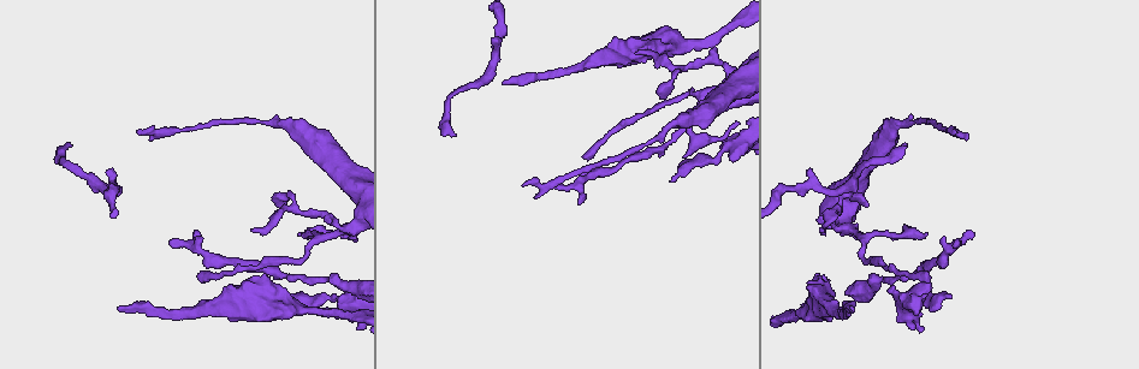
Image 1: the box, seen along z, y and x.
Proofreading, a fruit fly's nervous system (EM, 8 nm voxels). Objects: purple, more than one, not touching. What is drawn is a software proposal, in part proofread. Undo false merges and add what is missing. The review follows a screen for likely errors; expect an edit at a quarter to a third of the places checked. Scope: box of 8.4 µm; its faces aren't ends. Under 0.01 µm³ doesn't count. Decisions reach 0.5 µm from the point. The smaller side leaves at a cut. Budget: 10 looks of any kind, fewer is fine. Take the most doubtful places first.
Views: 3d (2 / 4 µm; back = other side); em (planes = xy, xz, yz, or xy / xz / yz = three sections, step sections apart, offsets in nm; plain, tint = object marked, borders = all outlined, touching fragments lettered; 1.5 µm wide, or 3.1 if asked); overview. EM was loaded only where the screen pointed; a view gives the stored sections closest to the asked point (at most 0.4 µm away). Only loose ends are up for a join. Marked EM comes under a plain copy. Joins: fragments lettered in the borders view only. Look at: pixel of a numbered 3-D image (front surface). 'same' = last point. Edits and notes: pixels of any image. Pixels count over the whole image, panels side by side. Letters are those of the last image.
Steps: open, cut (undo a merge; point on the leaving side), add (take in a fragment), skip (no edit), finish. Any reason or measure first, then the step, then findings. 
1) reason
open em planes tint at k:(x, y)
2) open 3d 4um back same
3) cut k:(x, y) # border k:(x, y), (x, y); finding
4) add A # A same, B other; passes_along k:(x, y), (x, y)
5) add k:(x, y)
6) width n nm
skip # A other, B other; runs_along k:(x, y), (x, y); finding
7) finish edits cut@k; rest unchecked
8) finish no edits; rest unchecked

thin end
open 3d 4um at 1:(853, 312)

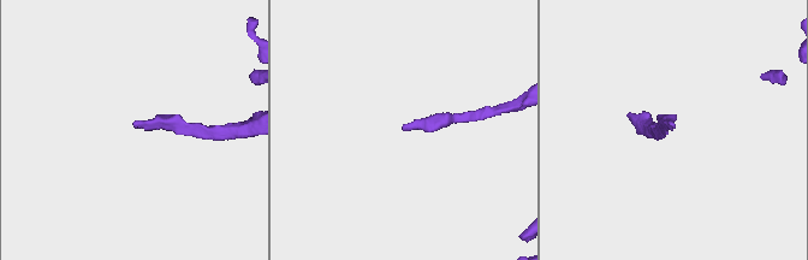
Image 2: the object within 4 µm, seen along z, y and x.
open em planes borders at 2:(133, 124)

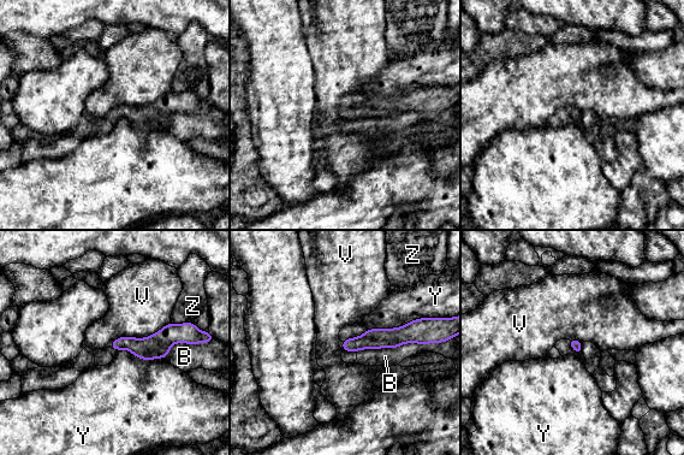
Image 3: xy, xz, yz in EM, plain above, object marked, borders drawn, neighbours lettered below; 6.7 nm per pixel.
skip # B other, V other, Y other, Z other; none of them fits

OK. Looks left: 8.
tapers out
open em planes tint at 1:(452, 135)

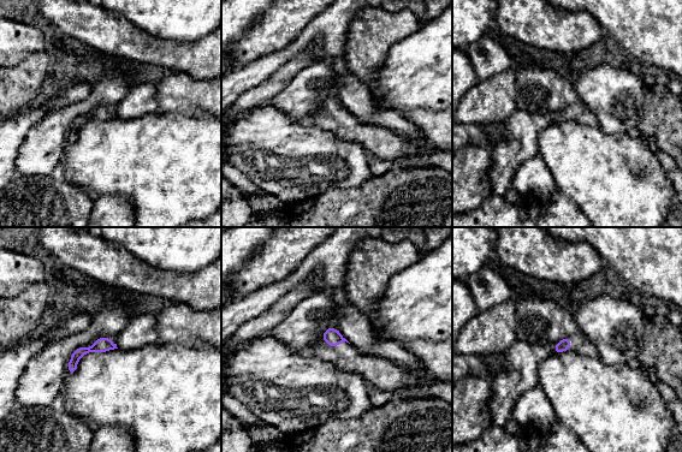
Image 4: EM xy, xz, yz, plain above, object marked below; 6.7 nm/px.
open em planes borders same

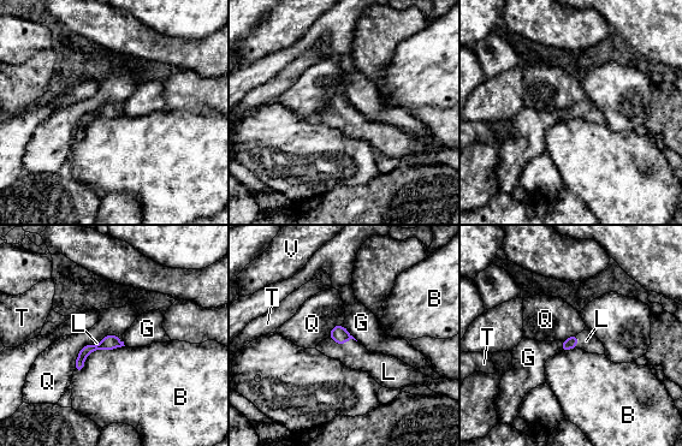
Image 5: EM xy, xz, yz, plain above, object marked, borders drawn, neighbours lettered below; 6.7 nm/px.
width 80 nm
add L # B other, G other, L same, Q other, T other, V other; it goes on there

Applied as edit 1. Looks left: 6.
thin end
open em planes borders at 1:(866, 205)

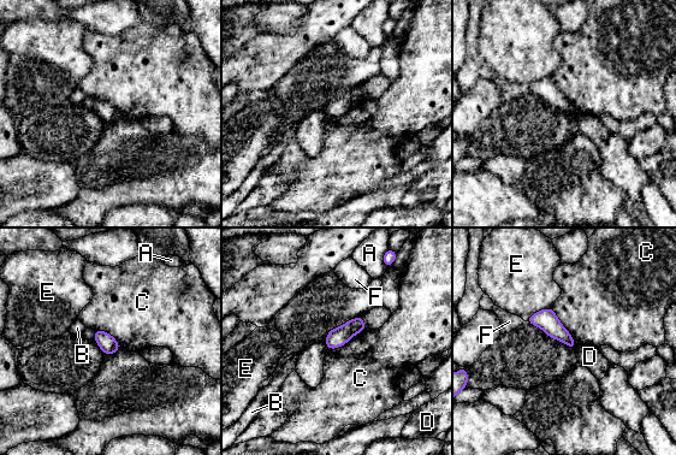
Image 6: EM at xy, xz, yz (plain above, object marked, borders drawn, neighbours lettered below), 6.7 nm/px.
skip # A other, B other, C other, D other, E other, F other; none of them fits

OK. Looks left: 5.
tapers out
open em planes borders at 1:(893, 240)

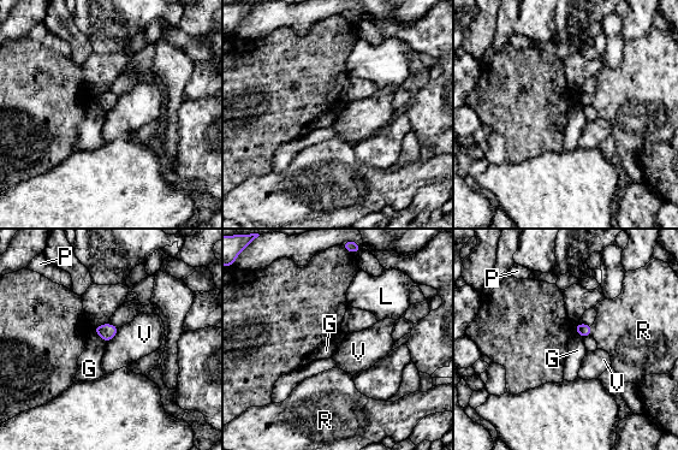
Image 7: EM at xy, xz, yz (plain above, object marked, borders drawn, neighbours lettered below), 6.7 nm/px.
skip # G other, L other, P other, R other, V other; border 7:(118, 329), (106, 343); none of them fits

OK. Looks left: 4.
finish edits add@5; rest unchecked

